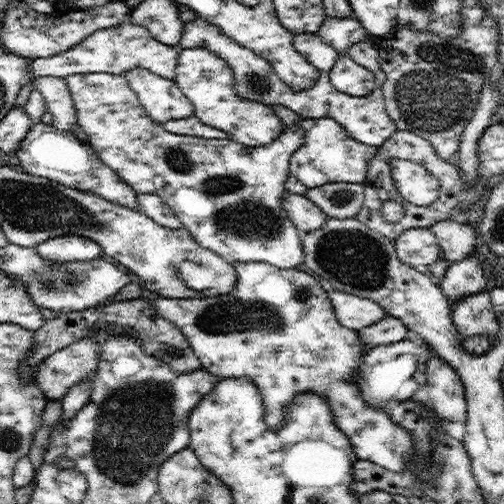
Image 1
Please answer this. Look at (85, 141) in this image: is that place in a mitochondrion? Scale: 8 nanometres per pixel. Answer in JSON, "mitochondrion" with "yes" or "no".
{"mitochondrion":"no"}

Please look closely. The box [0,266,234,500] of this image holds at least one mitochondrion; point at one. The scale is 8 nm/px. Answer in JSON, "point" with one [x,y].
{"point":[136,421]}

